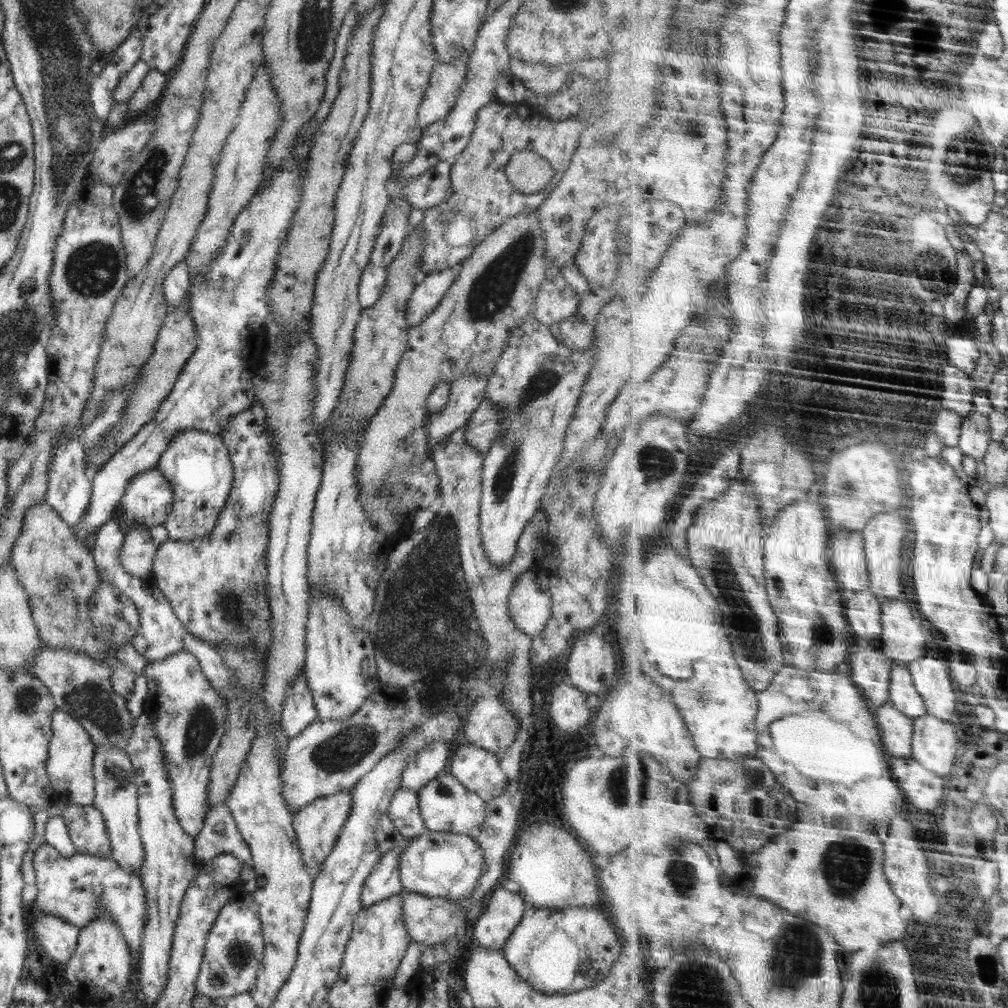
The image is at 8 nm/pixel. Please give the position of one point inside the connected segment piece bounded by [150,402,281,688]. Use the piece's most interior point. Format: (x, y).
(216, 585)

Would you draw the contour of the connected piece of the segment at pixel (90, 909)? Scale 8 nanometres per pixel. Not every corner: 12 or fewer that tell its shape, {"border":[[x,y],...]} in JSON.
{"border":[[33,856],[36,906],[81,929],[110,913],[141,949],[145,888],[114,859]]}

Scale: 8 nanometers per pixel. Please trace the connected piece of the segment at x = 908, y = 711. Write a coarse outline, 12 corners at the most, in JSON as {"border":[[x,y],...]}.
{"border":[[905,664],[893,668],[891,702],[915,720],[929,715]]}

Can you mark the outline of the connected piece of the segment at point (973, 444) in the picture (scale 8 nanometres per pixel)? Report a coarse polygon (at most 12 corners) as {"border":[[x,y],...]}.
{"border":[[974,409],[963,420],[959,447],[985,460],[993,441],[991,416]]}

